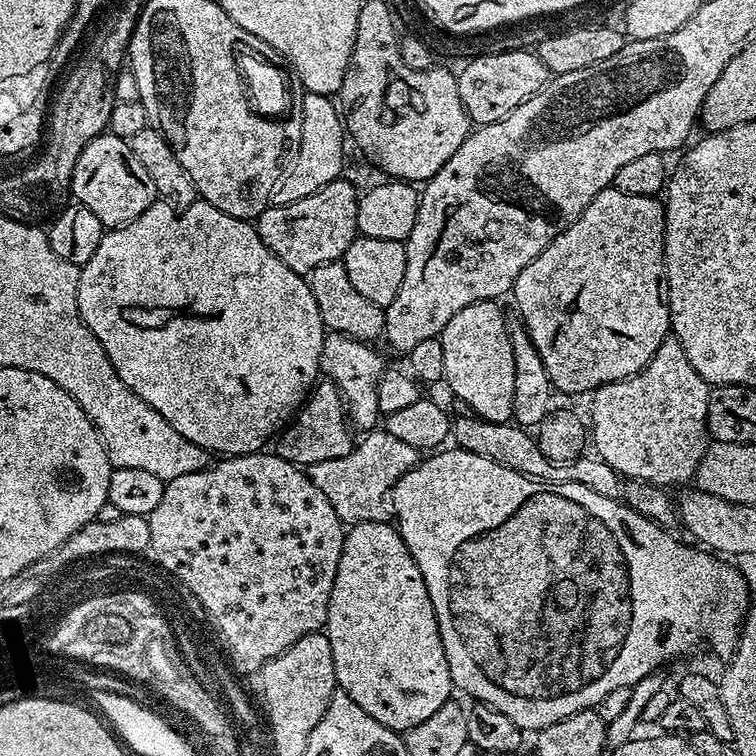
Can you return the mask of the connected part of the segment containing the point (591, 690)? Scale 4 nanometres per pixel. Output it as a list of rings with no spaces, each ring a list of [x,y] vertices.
[[[455,446],[449,447],[449,452],[445,450],[437,451],[429,458],[421,459],[420,463],[412,468],[392,487],[390,493],[390,505],[396,511],[395,527],[399,528],[400,536],[406,542],[406,546],[410,550],[410,554],[414,558],[414,562],[418,566],[418,570],[422,570],[422,578],[426,582],[426,590],[430,594],[430,602],[434,606],[434,614],[438,618],[438,630],[442,638],[442,646],[446,650],[446,662],[450,666],[450,678],[453,685],[457,689],[460,688],[468,696],[473,696],[473,701],[489,704],[494,710],[498,710],[502,714],[506,714],[506,718],[510,718],[510,722],[514,722],[522,730],[539,730],[550,726],[554,722],[558,722],[562,718],[566,718],[575,712],[581,712],[583,708],[595,709],[596,703],[602,698],[606,698],[606,694],[610,694],[610,690],[618,690],[619,688],[631,688],[633,684],[642,682],[642,678],[646,678],[646,674],[663,669],[667,660],[672,660],[675,656],[680,656],[683,652],[688,652],[695,646],[699,640],[712,640],[712,648],[718,655],[723,658],[731,657],[736,650],[736,643],[740,641],[740,629],[744,623],[744,617],[747,613],[750,603],[748,597],[748,584],[744,581],[744,576],[735,568],[735,563],[729,562],[724,558],[717,558],[713,553],[707,550],[701,550],[699,547],[693,546],[691,543],[683,544],[676,536],[671,536],[669,529],[648,517],[644,517],[640,513],[636,513],[630,506],[621,503],[620,500],[614,498],[606,498],[602,494],[580,494],[584,496],[575,496],[575,491],[560,490],[564,492],[540,492],[542,488],[541,481],[533,480],[531,476],[524,476],[521,472],[510,470],[506,466],[496,464],[490,458],[482,458],[478,454],[470,454]]]

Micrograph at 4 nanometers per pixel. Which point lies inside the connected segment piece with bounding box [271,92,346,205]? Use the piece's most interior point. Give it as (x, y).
(319, 159)

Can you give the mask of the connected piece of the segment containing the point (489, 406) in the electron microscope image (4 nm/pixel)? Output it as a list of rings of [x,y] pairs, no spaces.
[[[483,300],[466,306],[466,310],[458,310],[446,322],[438,339],[442,342],[442,350],[446,361],[443,383],[468,407],[467,411],[474,416],[480,416],[490,422],[509,423],[512,417],[514,402],[515,372],[514,352],[511,350],[510,324],[504,321],[504,312],[495,300]]]

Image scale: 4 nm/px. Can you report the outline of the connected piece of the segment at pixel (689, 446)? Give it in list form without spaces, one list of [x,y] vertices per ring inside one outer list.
[[[674,338],[664,340],[654,358],[650,358],[650,362],[646,362],[638,374],[604,384],[591,393],[590,444],[596,447],[595,455],[608,463],[621,478],[641,480],[665,490],[671,489],[671,484],[687,485],[695,477],[698,462],[704,457],[710,443],[709,391],[708,381],[698,374],[698,370],[694,370],[694,366],[690,366],[690,358],[686,358],[686,350],[682,350],[679,342]]]

